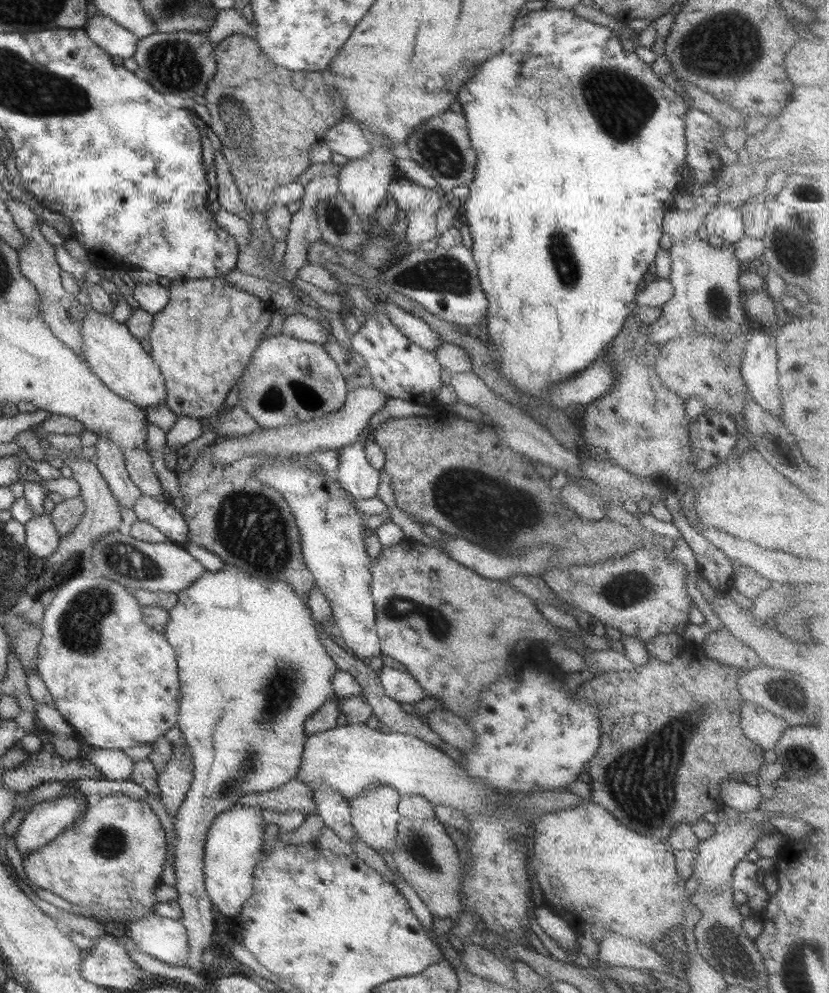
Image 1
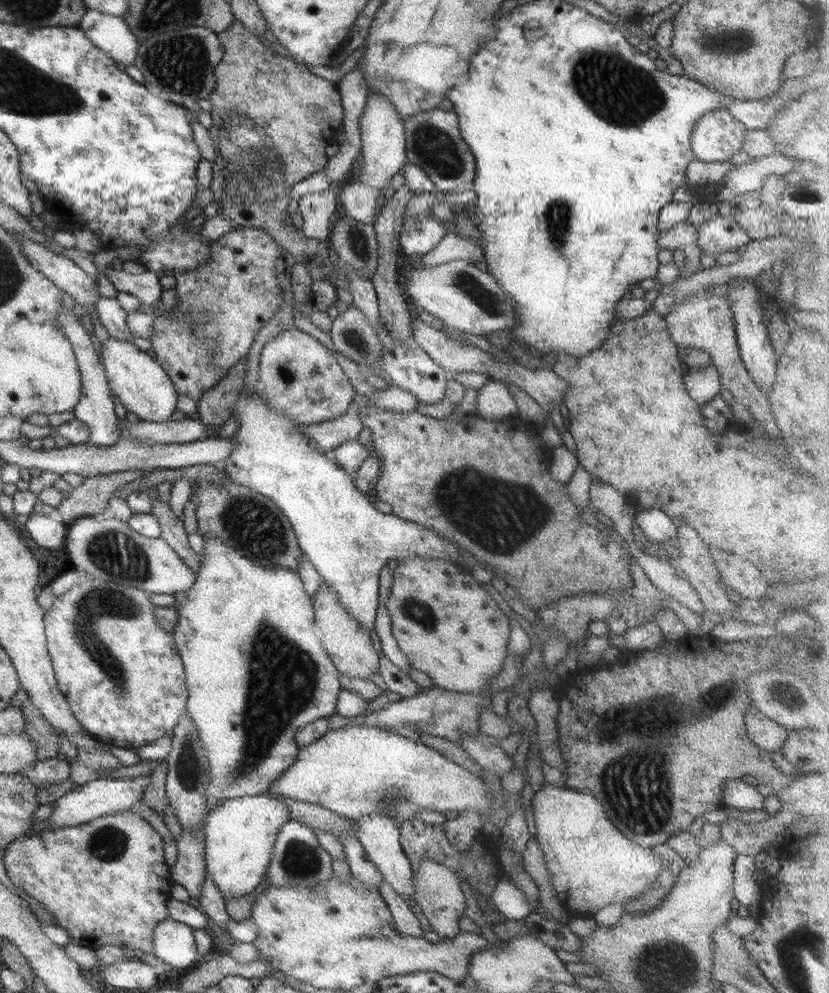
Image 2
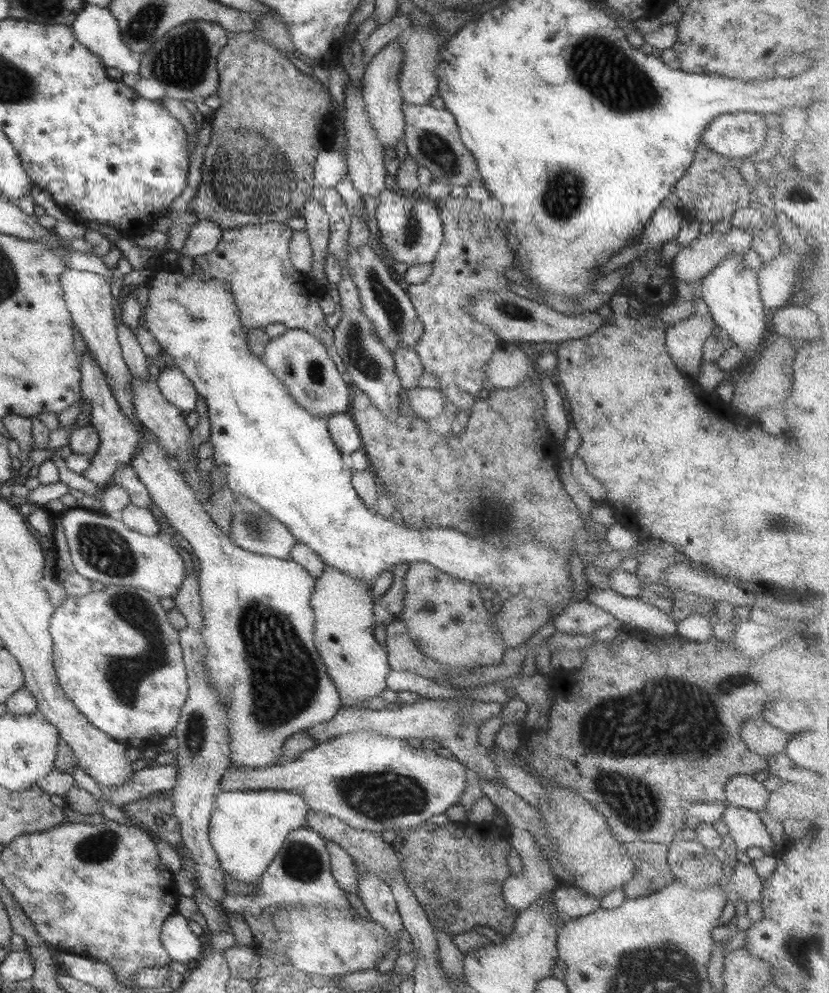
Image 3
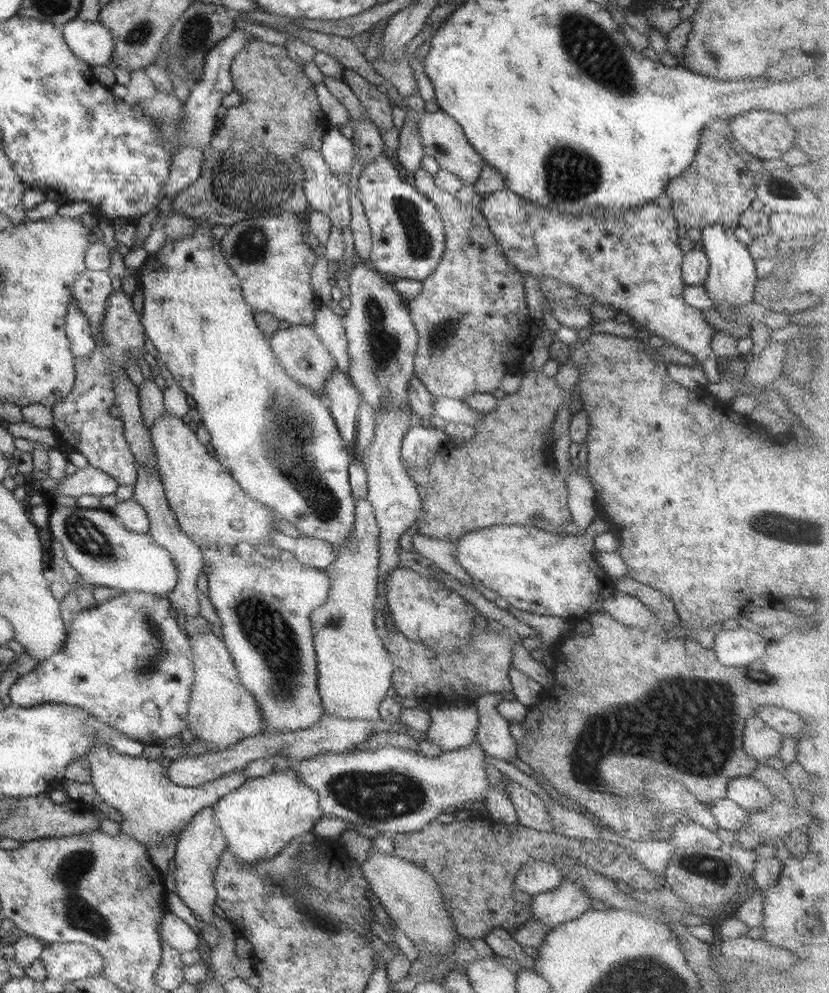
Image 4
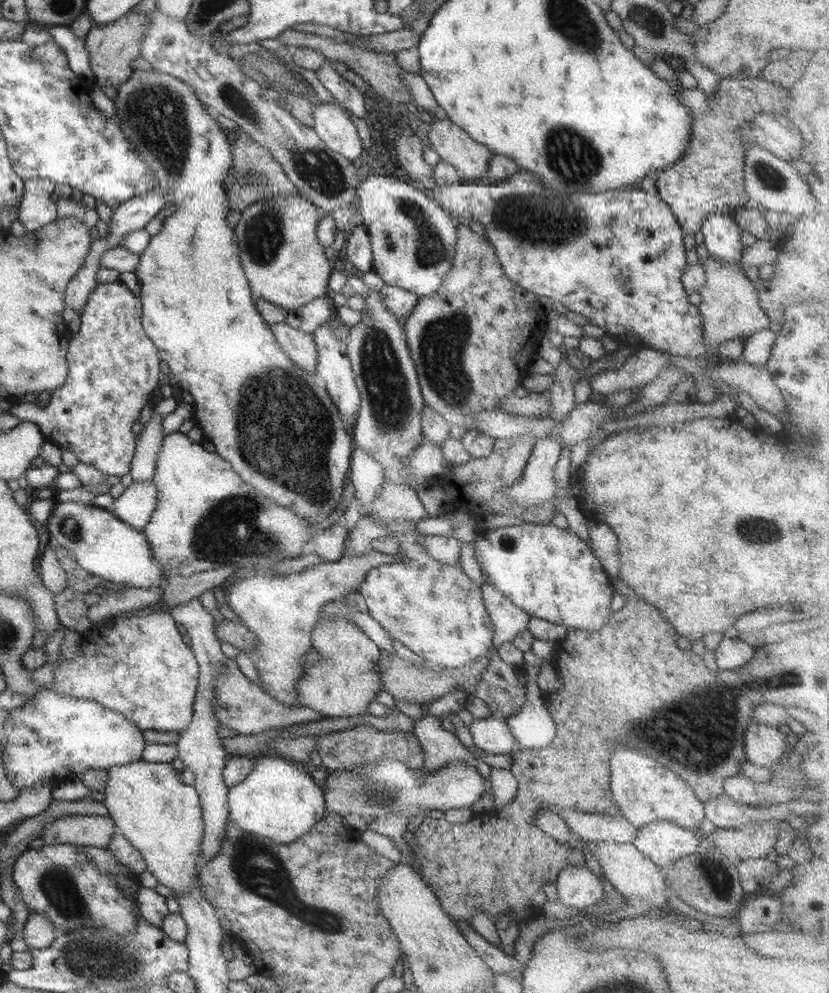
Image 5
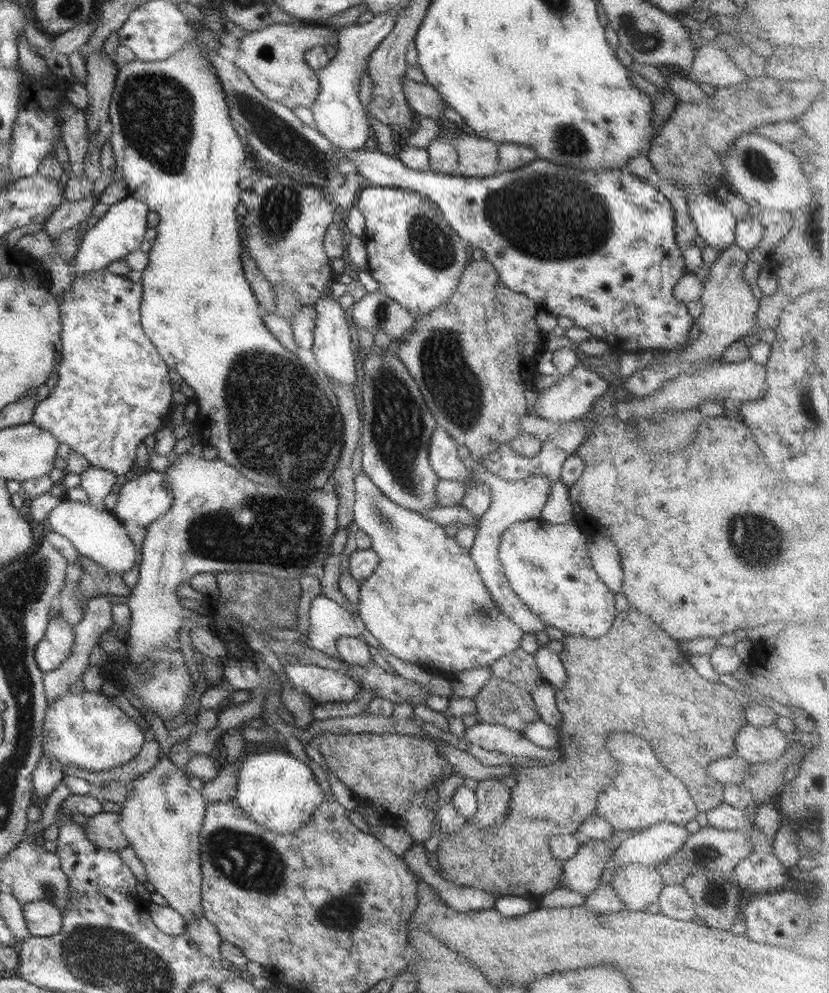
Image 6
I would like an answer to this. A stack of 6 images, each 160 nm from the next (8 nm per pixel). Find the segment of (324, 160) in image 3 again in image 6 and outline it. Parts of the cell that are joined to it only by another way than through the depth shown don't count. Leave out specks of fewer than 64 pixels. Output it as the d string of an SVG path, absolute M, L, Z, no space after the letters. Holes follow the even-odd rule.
M382 12L362 25L355 23L336 30L336 51L330 62L317 71L319 92L309 110L316 130L339 150L361 150L372 144L370 124L357 98L361 84L359 78L368 75L368 57L391 32L394 22L395 18L390 12Z

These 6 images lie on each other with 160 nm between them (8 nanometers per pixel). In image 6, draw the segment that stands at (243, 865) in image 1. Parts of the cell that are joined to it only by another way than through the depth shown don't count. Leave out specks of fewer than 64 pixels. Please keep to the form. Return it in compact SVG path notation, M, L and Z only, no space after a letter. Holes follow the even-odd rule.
M249 750L237 759L235 804L258 825L278 833L295 832L323 803L323 792L307 764L279 750Z

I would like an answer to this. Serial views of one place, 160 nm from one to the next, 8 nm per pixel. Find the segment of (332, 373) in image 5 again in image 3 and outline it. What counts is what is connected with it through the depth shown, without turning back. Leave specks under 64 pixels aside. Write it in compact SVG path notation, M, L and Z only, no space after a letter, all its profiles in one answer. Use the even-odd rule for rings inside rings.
M348 412L330 414L325 420L328 422L330 437L340 454L350 455L361 448L357 427Z

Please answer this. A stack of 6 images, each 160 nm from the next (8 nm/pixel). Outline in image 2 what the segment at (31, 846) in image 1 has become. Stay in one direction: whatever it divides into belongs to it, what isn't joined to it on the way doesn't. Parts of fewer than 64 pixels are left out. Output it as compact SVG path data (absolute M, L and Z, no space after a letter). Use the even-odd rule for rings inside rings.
M148 776L123 777L123 779L93 779L81 789L70 791L58 800L51 802L53 812L49 816L49 829L57 827L72 827L80 825L106 814L115 814L122 810L133 808L143 790L147 788L150 778Z

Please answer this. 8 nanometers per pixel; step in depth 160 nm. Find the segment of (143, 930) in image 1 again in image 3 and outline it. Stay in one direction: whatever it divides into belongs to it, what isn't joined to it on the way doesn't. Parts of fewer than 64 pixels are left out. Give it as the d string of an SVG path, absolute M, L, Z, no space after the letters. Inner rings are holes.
M175 912L167 916L160 928L160 941L170 956L171 965L182 968L195 964L201 942L187 927L188 920Z

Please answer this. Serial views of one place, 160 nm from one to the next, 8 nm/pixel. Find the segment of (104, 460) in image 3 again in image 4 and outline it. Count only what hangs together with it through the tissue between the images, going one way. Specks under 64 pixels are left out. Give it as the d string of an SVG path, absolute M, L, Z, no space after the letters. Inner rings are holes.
M75 301L68 302L64 320L70 353L75 359L84 359L94 349L93 330L89 327L85 314L77 308ZM87 466L65 476L57 488L50 492L52 496L60 493L75 498L83 495L98 496L102 493L110 494L112 490L117 488L117 485L118 482L108 474Z

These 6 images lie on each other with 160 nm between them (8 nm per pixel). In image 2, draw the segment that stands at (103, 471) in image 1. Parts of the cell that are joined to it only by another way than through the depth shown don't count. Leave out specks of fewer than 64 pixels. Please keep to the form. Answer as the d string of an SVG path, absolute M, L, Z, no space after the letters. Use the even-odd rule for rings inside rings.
M59 306L59 311L57 312L59 312L57 322L59 322L59 326L62 327L65 333L65 338L68 338L72 346L80 375L81 393L77 404L72 408L74 419L88 426L90 432L89 443L107 448L107 446L115 444L118 434L116 433L117 417L113 412L113 403L110 397L111 392L106 383L104 368L99 363L99 358L93 349L93 344L89 340L89 335L81 327L79 316L75 316L72 310L67 310L63 306Z

